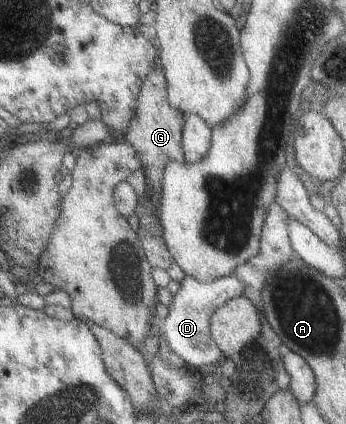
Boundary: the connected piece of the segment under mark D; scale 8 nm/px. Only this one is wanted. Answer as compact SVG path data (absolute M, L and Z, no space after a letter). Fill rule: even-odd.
M238 275L222 277L209 283L196 277L186 276L170 305L170 313L162 324L165 340L172 352L186 360L194 369L222 363L226 354L212 334L212 317L229 300L243 297L246 294L246 288L248 285L238 278Z

